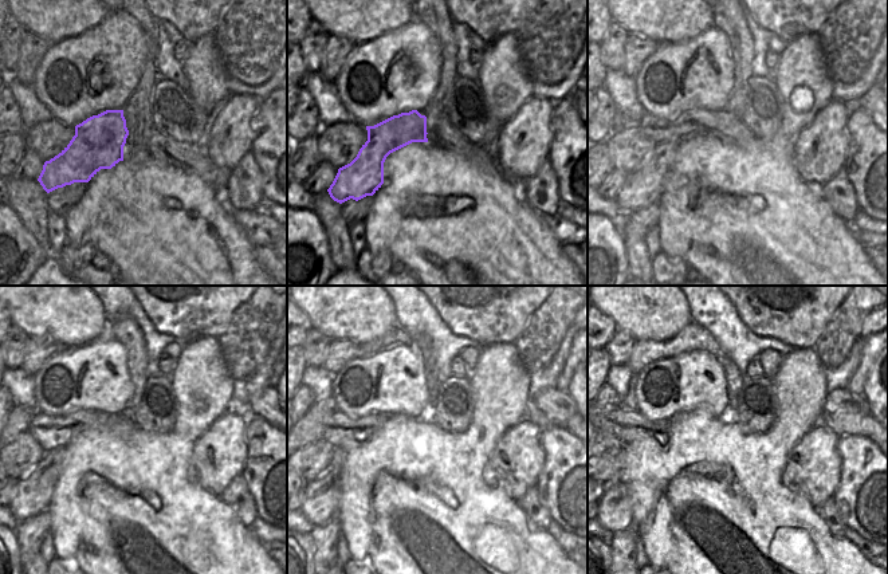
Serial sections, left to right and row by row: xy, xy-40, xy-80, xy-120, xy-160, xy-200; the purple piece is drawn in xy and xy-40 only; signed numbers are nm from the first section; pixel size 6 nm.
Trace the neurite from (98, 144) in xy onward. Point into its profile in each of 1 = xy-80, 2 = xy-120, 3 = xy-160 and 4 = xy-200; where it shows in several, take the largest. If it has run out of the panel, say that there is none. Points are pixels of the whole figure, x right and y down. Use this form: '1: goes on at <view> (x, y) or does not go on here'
1: goes on at xy-80 (643, 187)
2: goes on at xy-120 (35, 490)
3: goes on at xy-160 (323, 494)
4: goes on at xy-200 (615, 504)

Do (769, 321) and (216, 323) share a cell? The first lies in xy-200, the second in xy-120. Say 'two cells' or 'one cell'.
one cell

